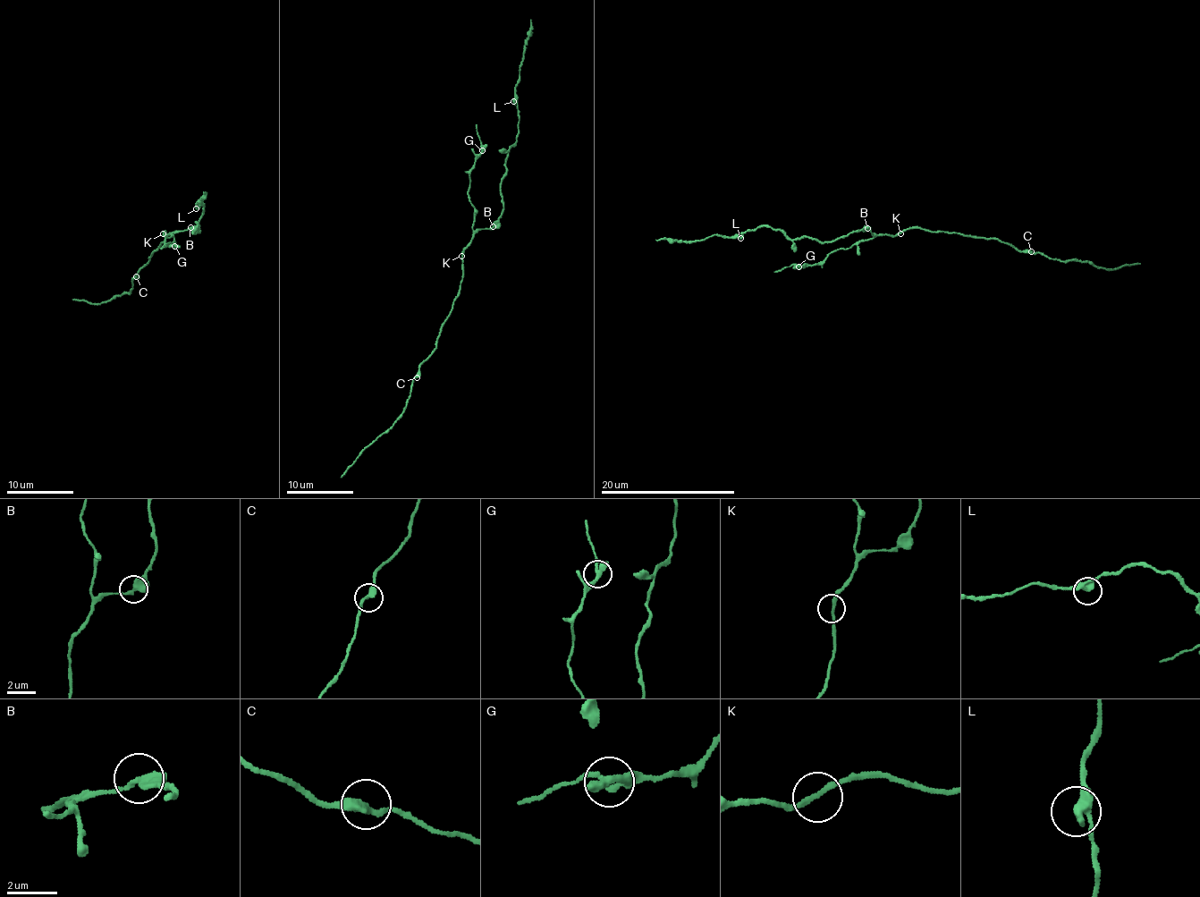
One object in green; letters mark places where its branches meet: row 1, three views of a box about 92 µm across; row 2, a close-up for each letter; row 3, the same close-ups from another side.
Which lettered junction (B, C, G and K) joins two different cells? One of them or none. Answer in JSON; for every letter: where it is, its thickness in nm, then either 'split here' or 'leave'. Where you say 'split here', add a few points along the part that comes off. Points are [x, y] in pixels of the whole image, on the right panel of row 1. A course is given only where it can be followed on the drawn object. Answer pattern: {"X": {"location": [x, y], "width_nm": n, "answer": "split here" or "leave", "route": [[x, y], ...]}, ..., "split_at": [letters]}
{"B": {"location": [867, 228], "width_nm": 360, "answer": "leave"}, "C": {"location": [1031, 251], "width_nm": 340, "answer": "leave"}, "G": {"location": [798, 266], "width_nm": 360, "answer": "leave"}, "K": {"location": [900, 233], "width_nm": 200, "answer": "leave"}, "split_at": []}

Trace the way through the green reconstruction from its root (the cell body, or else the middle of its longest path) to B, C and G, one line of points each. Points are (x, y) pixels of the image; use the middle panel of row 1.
B: (463, 254), (476, 232), (493, 227)
C: (463, 254), (460, 294), (441, 328), (435, 350), (422, 363), (417, 377)
G: (463, 254), (472, 237), (475, 212), (468, 193), (469, 173), (482, 150)

